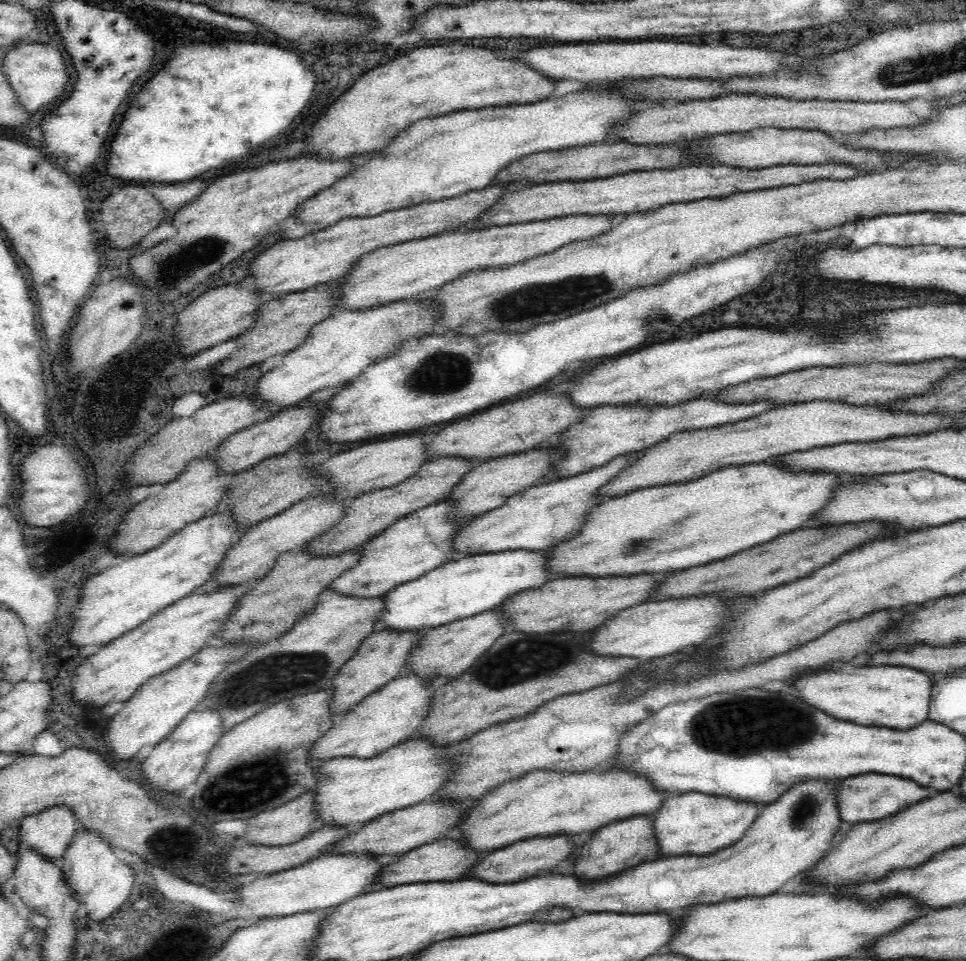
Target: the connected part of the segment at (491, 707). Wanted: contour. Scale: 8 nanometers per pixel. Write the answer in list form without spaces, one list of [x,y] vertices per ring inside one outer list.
[[[509,630],[462,674],[453,677],[451,684],[434,691],[431,714],[416,735],[430,737],[436,746],[448,746],[495,724],[524,718],[557,696],[616,682],[641,663],[636,657],[594,653],[588,648],[594,638],[594,630],[540,634]]]

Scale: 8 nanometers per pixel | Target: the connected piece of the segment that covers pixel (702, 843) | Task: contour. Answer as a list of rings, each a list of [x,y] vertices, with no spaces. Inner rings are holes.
[[[701,792],[683,793],[678,797],[668,797],[662,808],[652,814],[654,819],[654,836],[658,837],[662,857],[664,855],[698,855],[712,854],[720,848],[726,848],[740,840],[751,824],[758,818],[758,806],[752,801],[734,800],[725,796],[704,794]]]

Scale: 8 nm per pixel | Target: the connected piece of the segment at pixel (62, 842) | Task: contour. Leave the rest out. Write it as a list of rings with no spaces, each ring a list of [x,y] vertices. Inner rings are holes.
[[[54,803],[38,814],[26,815],[16,825],[19,846],[34,847],[54,860],[63,856],[79,827],[73,808],[64,803]]]

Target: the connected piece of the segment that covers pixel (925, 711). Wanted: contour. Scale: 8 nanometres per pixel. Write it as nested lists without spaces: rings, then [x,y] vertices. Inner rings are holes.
[[[846,662],[838,674],[832,670],[806,674],[796,680],[796,688],[804,700],[822,708],[834,718],[850,720],[862,726],[886,726],[910,730],[928,720],[934,681],[928,673],[906,666],[862,666],[854,668]]]

